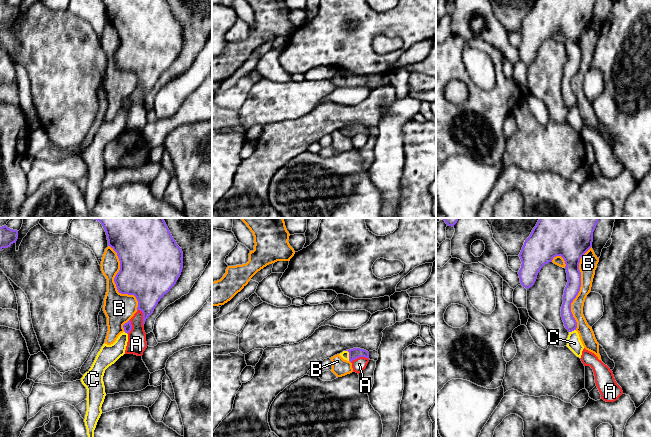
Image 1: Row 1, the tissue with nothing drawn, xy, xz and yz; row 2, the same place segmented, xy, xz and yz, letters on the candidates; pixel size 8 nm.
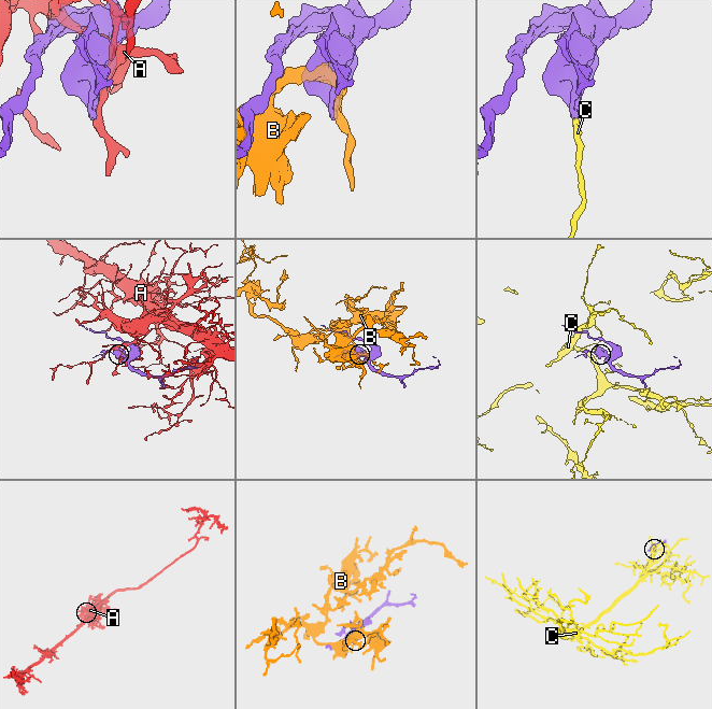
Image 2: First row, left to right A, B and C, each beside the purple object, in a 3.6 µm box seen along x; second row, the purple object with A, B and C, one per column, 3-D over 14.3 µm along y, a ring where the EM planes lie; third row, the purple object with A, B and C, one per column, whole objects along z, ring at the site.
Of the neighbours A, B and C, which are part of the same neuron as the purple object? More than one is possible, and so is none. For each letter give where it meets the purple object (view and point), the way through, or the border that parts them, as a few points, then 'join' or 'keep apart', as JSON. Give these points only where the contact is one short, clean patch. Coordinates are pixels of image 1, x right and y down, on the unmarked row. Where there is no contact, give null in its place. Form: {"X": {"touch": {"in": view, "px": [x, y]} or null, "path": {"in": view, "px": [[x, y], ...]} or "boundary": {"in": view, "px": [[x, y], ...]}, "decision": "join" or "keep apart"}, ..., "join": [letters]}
{"A": {"touch": {"in": "xy", "px": [143, 94]}, "decision": "keep apart"}, "B": {"touch": {"in": "yz", "px": [579, 64]}, "decision": "keep apart"}, "C": {"touch": {"in": "xz", "px": [349, 131]}, "boundary": {"in": "xz", "px": [[346, 126], [349, 136]]}, "decision": "keep apart"}, "join": []}

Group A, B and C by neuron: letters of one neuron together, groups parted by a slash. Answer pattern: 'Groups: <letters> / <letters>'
Groups: A / B / C

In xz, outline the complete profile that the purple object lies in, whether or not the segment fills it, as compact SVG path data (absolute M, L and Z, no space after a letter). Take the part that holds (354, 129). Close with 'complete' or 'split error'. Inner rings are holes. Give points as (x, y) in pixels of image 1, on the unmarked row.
M353 124L353 125L349 125L346 127L349 128L349 137L350 138L352 138L353 136L355 136L359 133L365 133L365 134L369 135L369 128L364 125Z | complete

